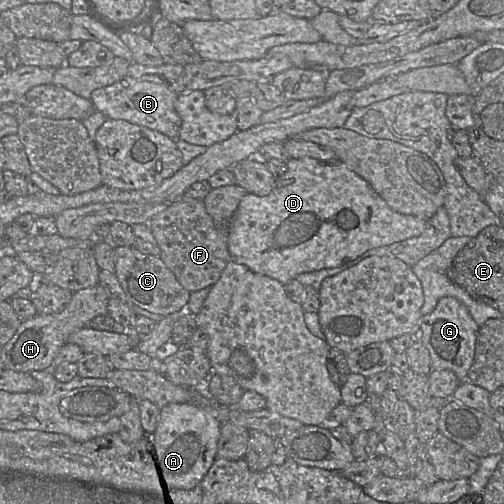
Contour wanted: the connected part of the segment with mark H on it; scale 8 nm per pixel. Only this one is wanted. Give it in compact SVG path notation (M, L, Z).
M100 284L73 292L71 301L59 313L40 315L21 321L15 335L2 346L2 361L5 369L29 373L32 371L52 370L52 362L65 345L68 337L75 331L87 326L90 320L107 314L110 294Z

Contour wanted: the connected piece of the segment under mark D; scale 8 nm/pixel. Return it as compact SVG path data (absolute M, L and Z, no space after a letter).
M302 157L299 159L289 158L286 161L286 166L287 171L280 177L276 178L275 187L269 195L259 197L254 194L247 193L241 199L228 226L228 251L231 255L231 260L238 264L245 265L255 273L273 278L279 281L283 286L289 281L295 279L296 276L301 273L340 266L357 258L370 249L386 246L418 236L426 228L427 220L429 218L401 214L392 210L364 179L350 170L342 161L338 159L321 161L310 157Z

